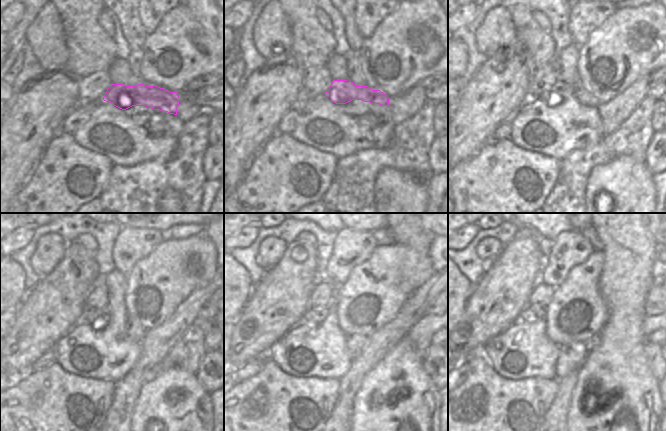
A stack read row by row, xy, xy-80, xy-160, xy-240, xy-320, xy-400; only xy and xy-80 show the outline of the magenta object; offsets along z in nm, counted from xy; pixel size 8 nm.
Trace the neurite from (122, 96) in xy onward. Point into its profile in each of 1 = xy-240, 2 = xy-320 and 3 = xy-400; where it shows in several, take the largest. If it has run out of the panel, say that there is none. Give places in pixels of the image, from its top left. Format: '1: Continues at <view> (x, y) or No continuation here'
1: Continues at xy-240 (92, 317)
2: Continues at xy-320 (312, 316)
3: Continues at xy-400 (529, 315).

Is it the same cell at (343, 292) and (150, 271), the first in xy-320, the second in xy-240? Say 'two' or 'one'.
one

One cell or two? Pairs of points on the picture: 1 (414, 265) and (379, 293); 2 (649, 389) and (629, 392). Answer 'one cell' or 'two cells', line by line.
1: one cell
2: one cell

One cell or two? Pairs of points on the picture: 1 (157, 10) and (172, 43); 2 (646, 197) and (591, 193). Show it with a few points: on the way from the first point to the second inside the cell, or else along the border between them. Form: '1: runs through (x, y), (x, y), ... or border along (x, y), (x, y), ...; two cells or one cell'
1: border along (170, 10), (158, 26), (147, 36); two cells
2: runs through (632, 190), (628, 186), (605, 186); one cell

